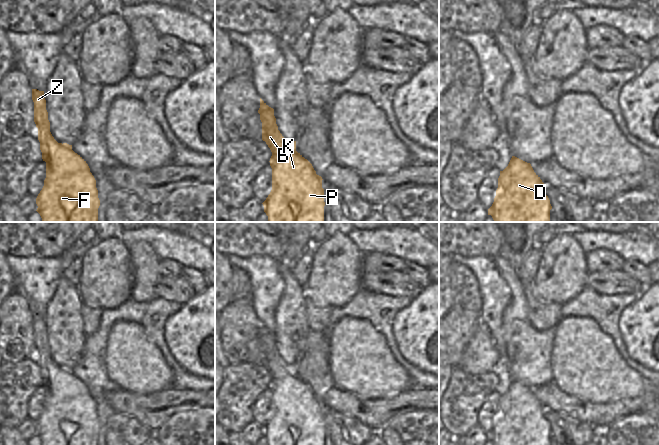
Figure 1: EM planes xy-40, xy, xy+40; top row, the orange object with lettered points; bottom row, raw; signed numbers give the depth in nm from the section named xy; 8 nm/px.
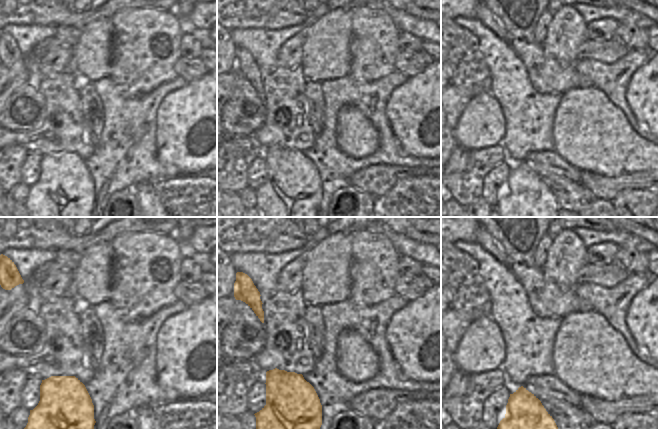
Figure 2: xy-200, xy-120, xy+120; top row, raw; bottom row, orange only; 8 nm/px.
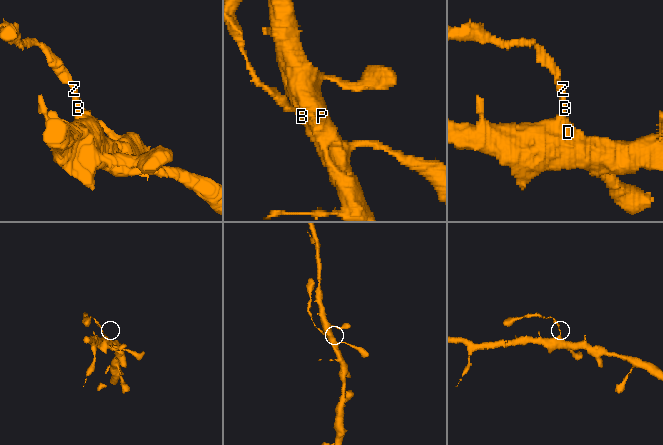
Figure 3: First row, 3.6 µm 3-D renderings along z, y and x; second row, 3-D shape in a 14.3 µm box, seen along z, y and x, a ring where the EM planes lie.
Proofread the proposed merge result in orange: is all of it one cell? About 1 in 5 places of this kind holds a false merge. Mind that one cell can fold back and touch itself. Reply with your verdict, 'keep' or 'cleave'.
cleave

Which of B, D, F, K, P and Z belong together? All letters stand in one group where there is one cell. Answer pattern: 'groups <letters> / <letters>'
groups B Z / D F K P

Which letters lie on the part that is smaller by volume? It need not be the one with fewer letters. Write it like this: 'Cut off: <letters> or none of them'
Cut off: B, Z

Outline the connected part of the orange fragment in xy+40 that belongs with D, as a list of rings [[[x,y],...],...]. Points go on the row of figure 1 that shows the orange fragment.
[[[512,156],[508,166],[500,171],[496,196],[488,215],[492,216],[494,222],[550,222],[551,209],[544,183],[531,164]]]

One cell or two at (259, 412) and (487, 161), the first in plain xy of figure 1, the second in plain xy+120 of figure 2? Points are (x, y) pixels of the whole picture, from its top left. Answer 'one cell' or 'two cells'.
two cells

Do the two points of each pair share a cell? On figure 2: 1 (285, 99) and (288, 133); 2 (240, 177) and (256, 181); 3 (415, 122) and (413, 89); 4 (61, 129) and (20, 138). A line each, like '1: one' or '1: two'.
1: one
2: two
3: one
4: one

